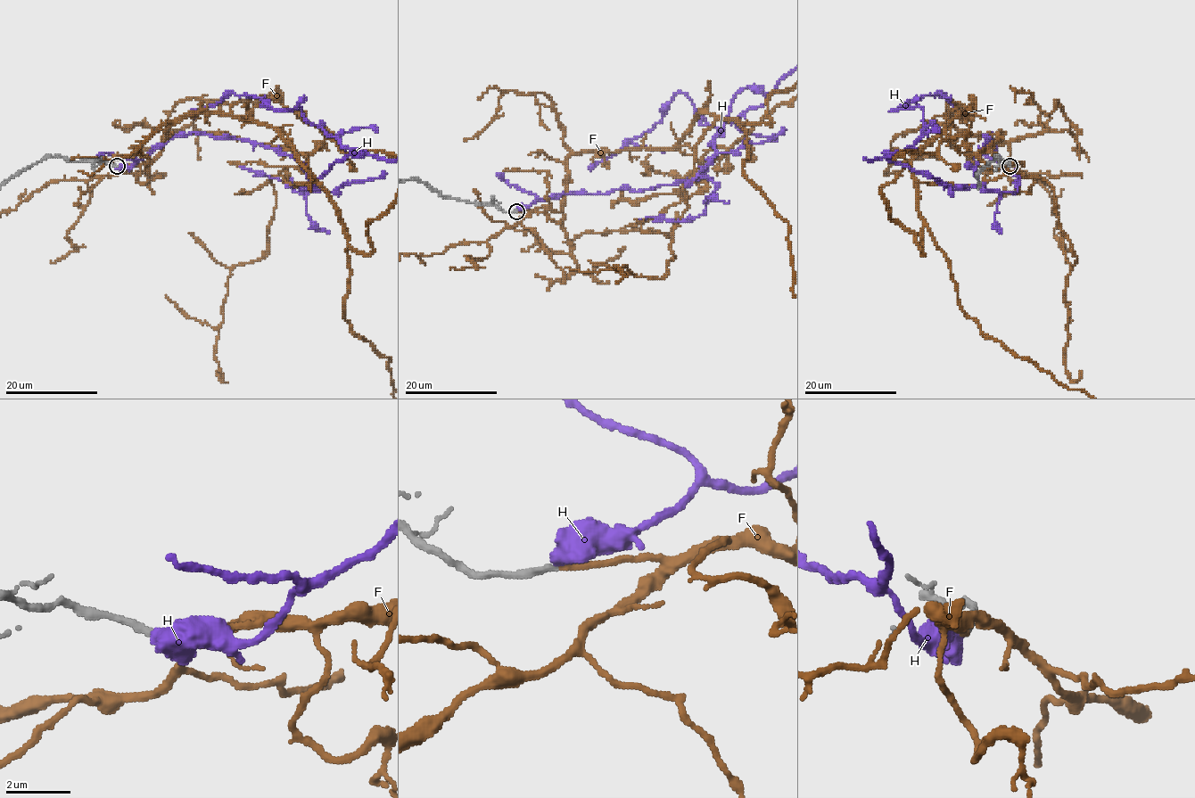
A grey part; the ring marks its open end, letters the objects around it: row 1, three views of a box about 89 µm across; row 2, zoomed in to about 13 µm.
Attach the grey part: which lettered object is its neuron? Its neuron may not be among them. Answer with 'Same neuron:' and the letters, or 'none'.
Same neuron: F

